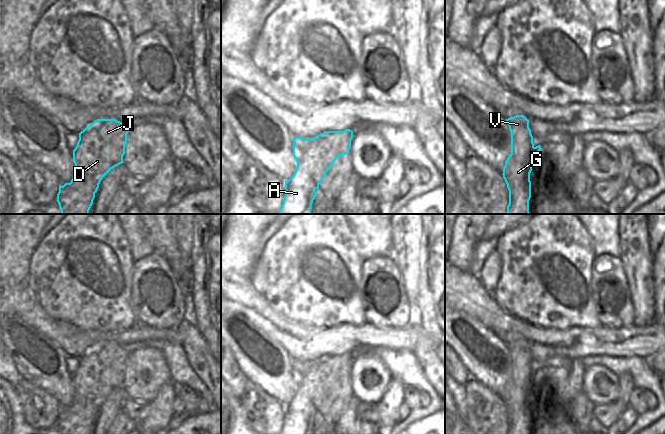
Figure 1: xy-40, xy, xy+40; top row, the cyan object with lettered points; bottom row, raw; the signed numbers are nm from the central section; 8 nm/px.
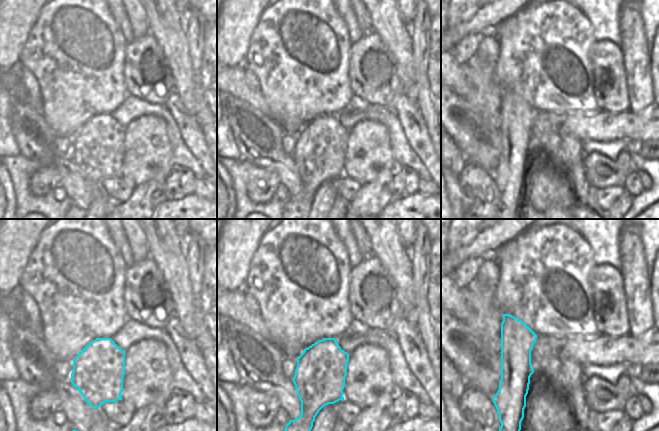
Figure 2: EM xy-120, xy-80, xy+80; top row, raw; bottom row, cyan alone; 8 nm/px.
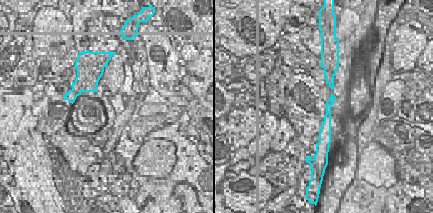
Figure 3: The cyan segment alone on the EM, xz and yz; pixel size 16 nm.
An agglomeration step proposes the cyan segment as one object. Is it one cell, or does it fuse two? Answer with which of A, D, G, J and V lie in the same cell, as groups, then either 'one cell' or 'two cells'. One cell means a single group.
A G V / D J; two cells

